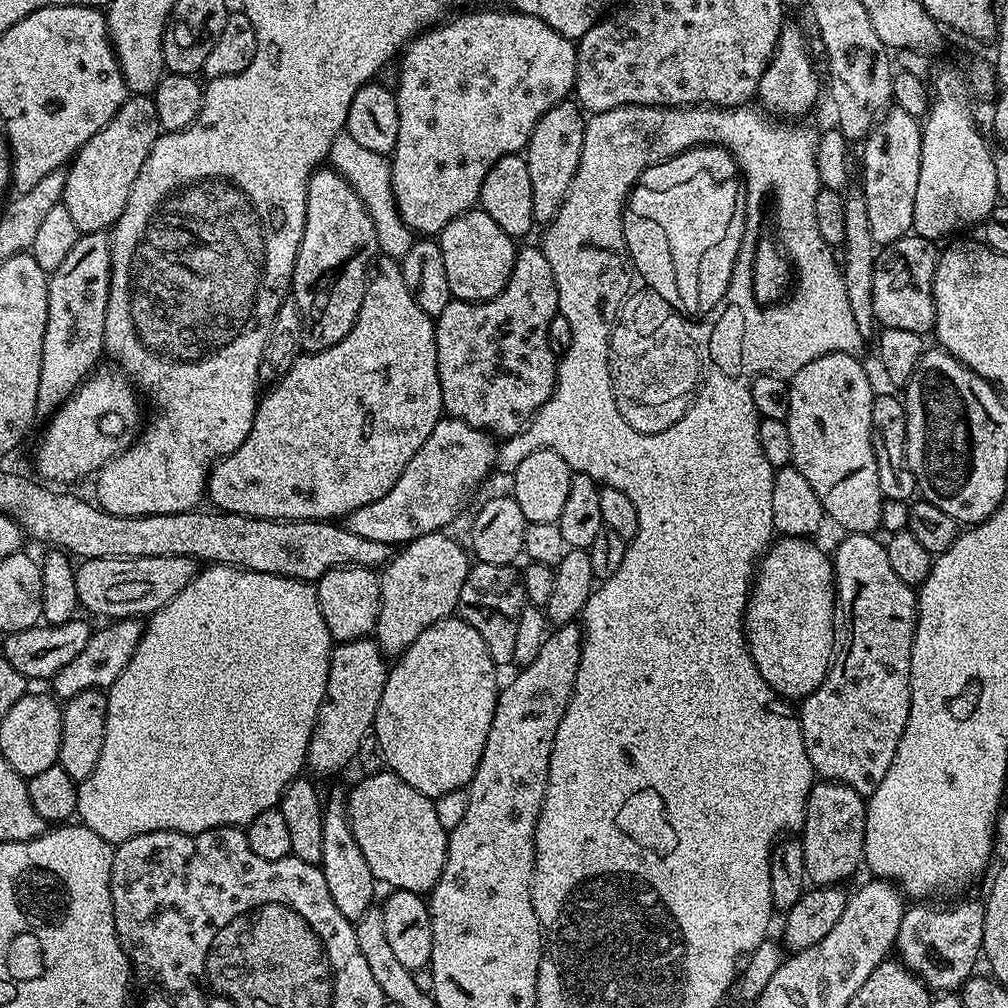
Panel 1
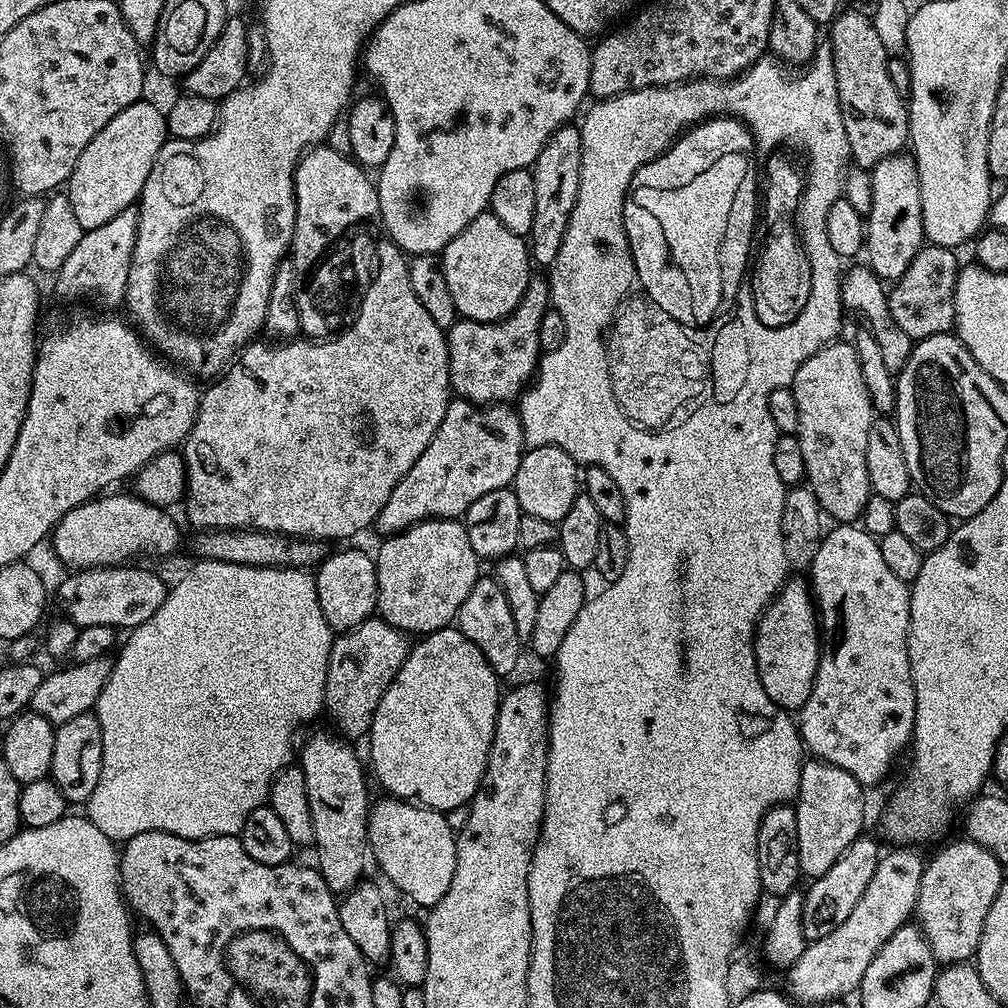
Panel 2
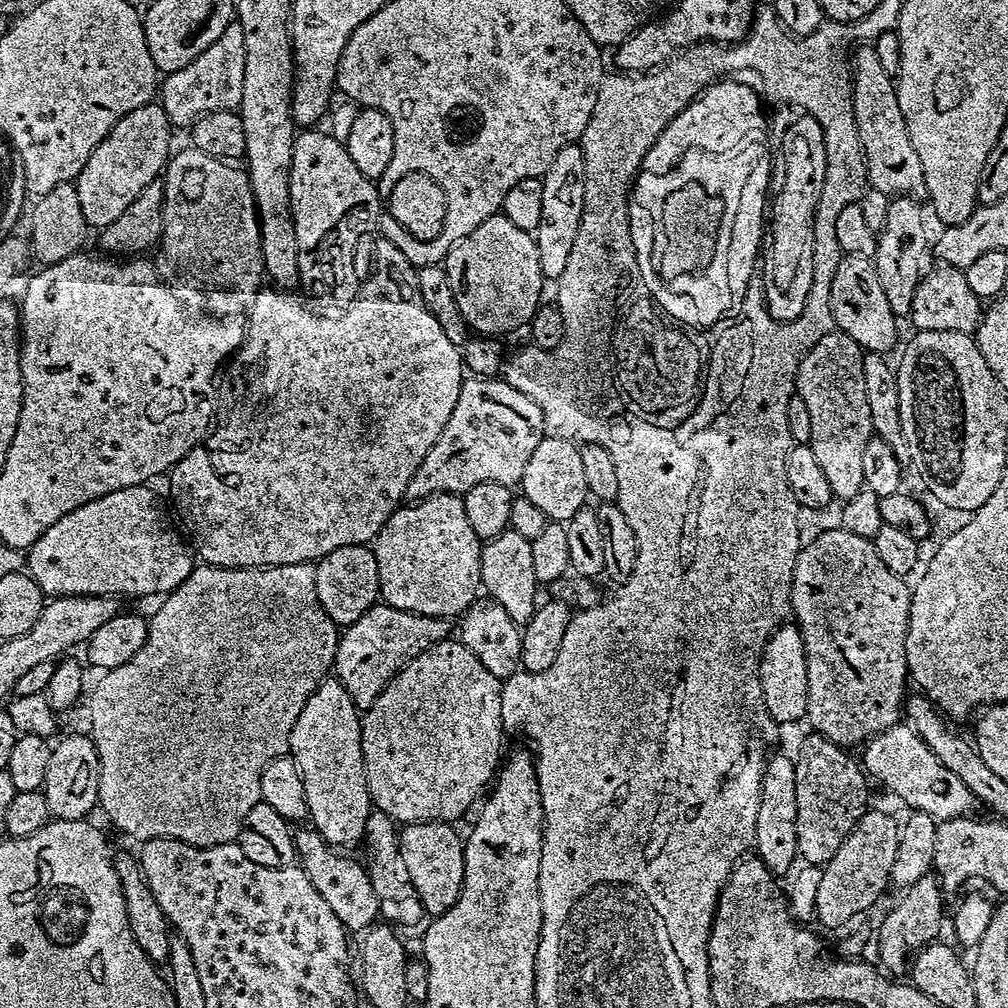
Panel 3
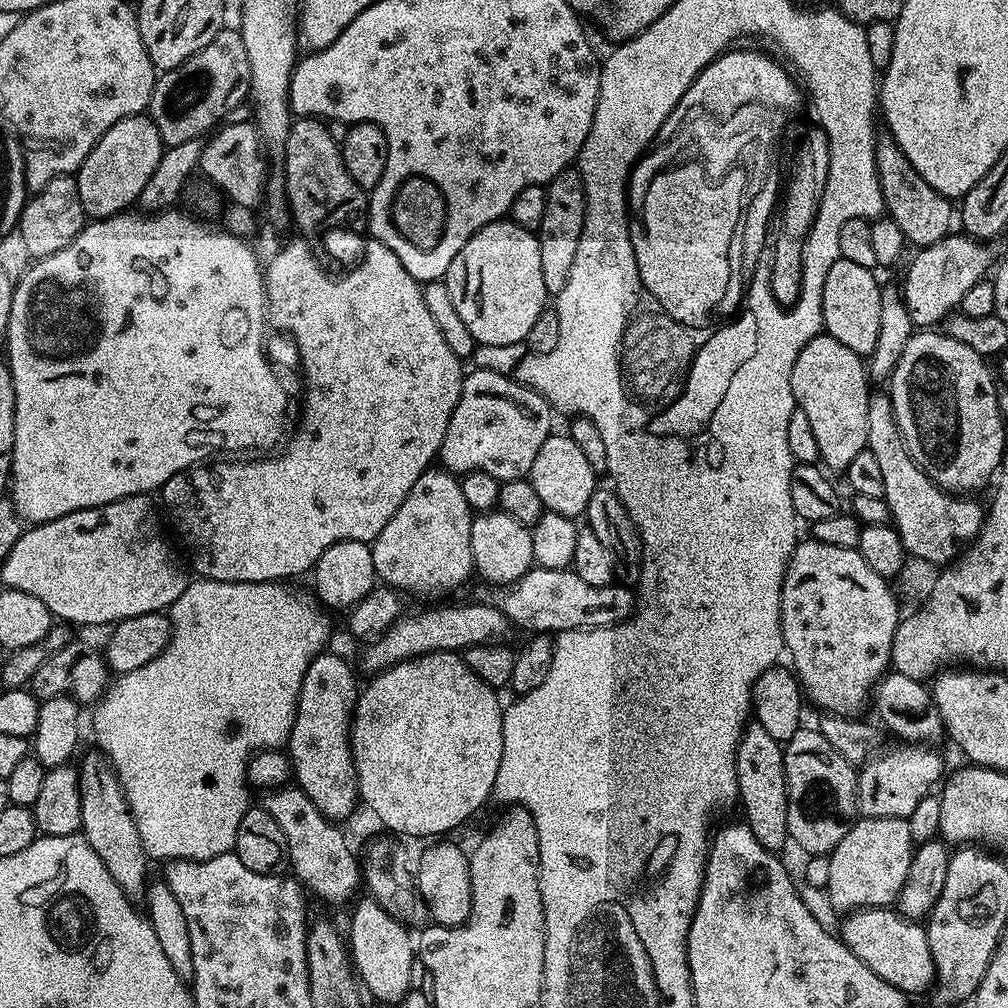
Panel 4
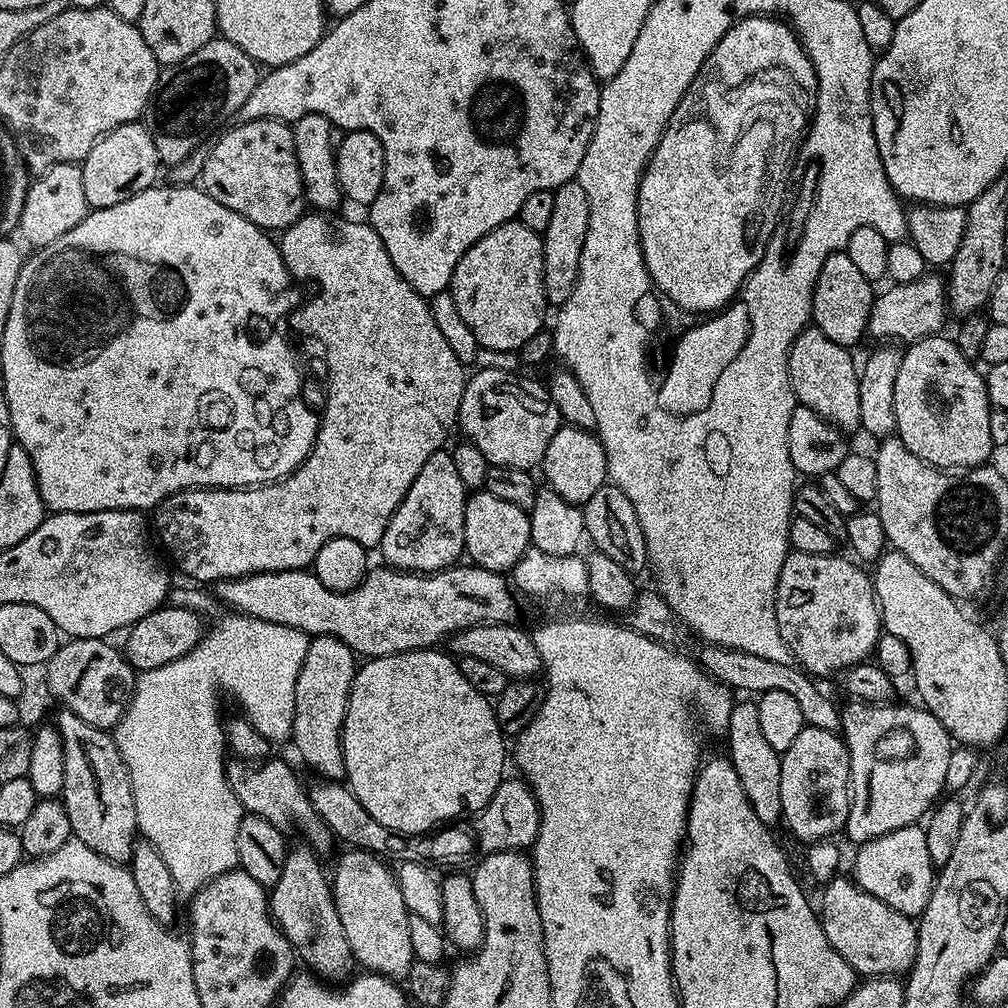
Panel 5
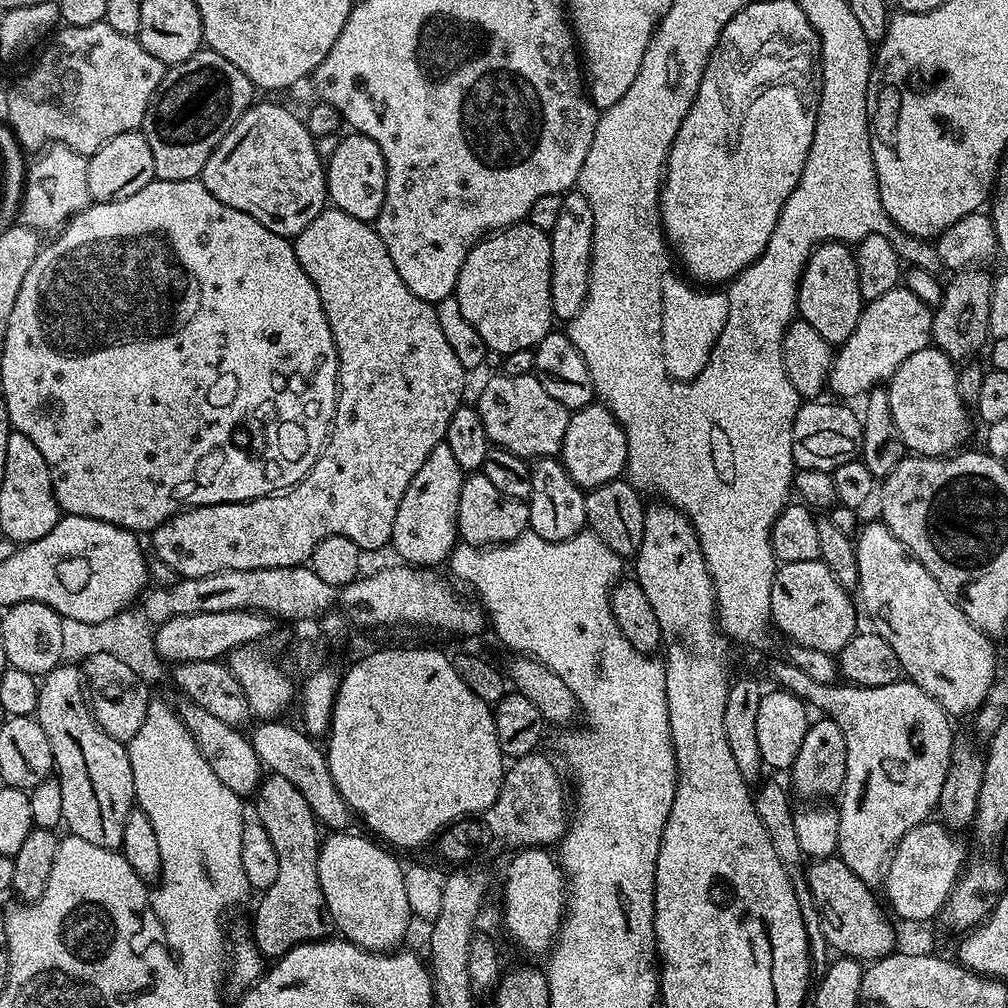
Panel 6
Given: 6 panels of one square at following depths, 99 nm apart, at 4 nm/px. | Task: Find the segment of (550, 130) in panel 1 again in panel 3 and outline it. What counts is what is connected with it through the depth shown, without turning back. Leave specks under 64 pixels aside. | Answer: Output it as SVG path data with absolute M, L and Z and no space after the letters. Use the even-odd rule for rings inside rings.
M574 143L558 150L554 162L550 162L550 170L546 170L542 177L542 218L538 221L534 235L538 246L538 266L542 266L545 281L559 280L562 270L566 270L570 250L574 247L574 237L582 222L583 205L584 155L579 143Z

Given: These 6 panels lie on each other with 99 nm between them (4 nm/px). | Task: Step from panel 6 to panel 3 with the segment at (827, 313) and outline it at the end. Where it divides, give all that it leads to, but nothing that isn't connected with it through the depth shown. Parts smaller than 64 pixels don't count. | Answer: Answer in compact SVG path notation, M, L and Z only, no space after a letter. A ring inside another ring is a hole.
M858 254L841 255L834 282L830 282L830 310L839 331L850 334L865 352L888 354L896 344L898 317L890 310L890 302L878 282L876 266L872 260L858 258Z

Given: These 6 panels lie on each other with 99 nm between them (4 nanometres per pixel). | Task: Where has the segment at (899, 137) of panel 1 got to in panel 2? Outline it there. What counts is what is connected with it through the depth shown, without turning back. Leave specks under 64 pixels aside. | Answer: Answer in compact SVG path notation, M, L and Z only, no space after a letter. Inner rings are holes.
M897 154L882 158L870 170L874 199L866 217L866 257L872 273L882 282L895 282L906 274L921 248L925 247L922 226L922 190L916 161L911 155Z

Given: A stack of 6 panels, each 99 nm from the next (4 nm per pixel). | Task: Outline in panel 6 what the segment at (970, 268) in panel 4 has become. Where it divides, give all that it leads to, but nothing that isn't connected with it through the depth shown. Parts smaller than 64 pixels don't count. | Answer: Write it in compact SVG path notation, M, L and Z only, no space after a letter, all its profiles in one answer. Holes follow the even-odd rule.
M907 286L886 290L882 298L867 301L858 318L858 326L854 326L854 334L850 334L835 353L827 387L833 388L840 398L863 397L891 380L910 354L932 344L932 314L930 305L922 302Z

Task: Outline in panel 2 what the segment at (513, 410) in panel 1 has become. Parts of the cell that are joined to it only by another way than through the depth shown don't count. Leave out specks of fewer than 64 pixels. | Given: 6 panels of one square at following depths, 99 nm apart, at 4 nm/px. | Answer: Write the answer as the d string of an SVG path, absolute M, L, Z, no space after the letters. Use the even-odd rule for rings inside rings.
M529 279L526 294L522 294L522 302L509 316L494 322L474 322L458 318L452 327L447 329L448 342L448 383L451 391L461 400L471 400L481 406L500 406L505 402L517 399L529 387L530 381L538 371L541 358L538 342L538 326L542 322L542 314L550 307L550 284L547 279Z

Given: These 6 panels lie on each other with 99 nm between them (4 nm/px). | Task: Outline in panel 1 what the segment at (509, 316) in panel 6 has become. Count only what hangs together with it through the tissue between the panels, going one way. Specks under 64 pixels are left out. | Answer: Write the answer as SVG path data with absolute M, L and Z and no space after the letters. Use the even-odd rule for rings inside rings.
M473 206L468 211L462 213L460 216L455 216L445 227L438 233L438 243L442 250L442 263L446 265L446 282L450 282L450 290L453 297L457 300L489 300L494 298L506 286L506 282L510 278L510 274L514 268L516 261L516 253L518 251L518 244L513 237L506 234L506 230L502 230L502 226L498 226L498 222L494 222L494 218L490 218L490 214L486 214L484 209L479 206Z

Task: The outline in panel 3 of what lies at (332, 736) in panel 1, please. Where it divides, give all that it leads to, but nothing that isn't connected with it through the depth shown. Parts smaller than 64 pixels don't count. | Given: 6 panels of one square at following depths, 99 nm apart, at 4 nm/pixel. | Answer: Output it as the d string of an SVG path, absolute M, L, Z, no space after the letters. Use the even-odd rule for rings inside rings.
M377 602L373 608L366 610L358 622L347 625L340 632L340 641L336 647L336 662L334 665L334 675L342 682L346 688L346 694L361 710L367 710L382 694L382 690L388 685L395 676L403 670L414 657L422 654L430 646L438 642L449 639L453 635L454 624L451 619L442 616L427 616L426 614L414 614L406 610L398 610L394 606Z

